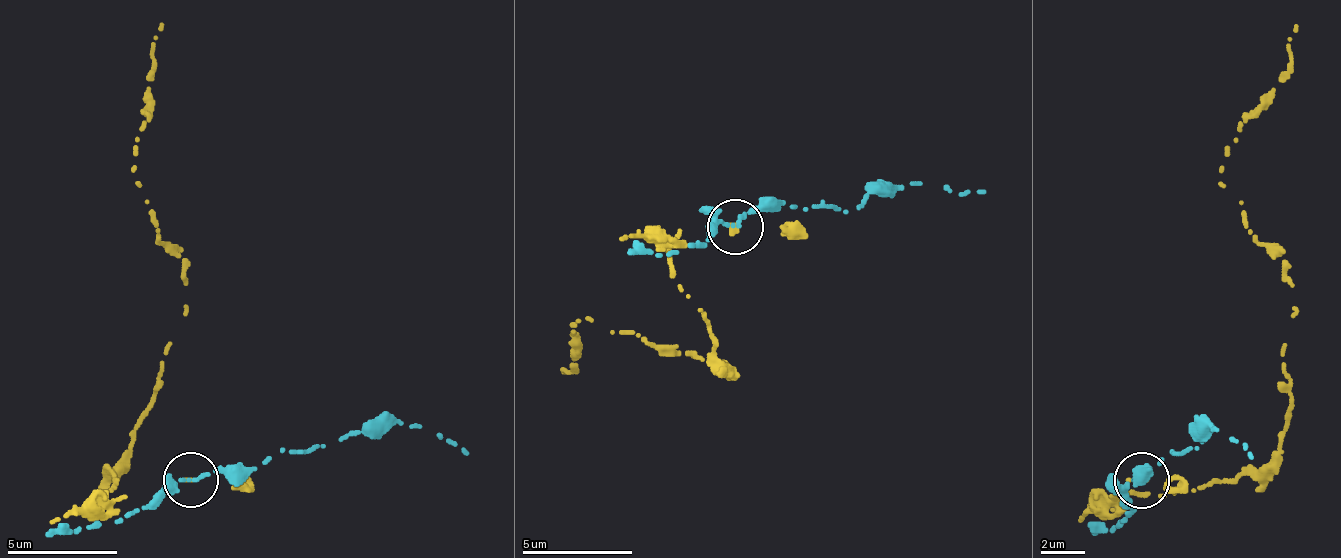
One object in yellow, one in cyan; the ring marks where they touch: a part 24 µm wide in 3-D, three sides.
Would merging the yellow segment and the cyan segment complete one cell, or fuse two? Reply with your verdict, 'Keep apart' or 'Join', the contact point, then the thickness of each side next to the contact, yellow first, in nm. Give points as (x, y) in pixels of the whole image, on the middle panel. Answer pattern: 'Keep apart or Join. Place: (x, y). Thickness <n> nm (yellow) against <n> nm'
Keep apart. Place: (735, 226). Thickness 190 nm (yellow) against 160 nm

